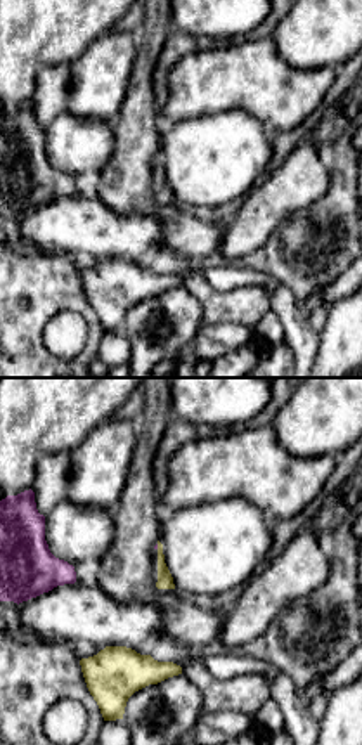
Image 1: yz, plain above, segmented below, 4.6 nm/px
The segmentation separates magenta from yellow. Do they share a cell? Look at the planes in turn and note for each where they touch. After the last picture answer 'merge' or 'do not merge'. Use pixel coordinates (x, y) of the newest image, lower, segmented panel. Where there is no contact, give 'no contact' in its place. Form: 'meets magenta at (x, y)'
meets magenta at (156, 546)

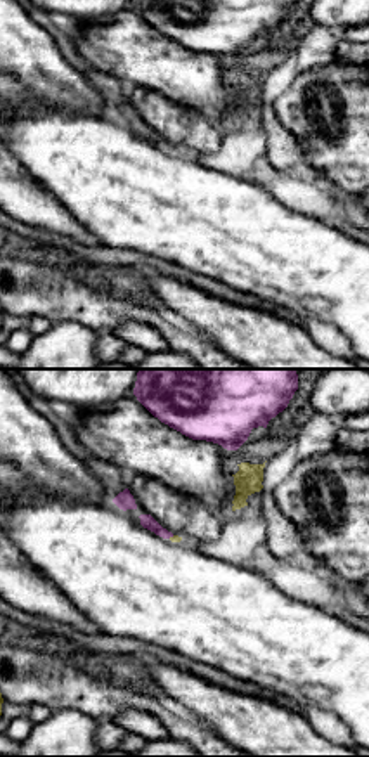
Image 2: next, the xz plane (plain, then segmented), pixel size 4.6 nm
meets magenta at (170, 536)

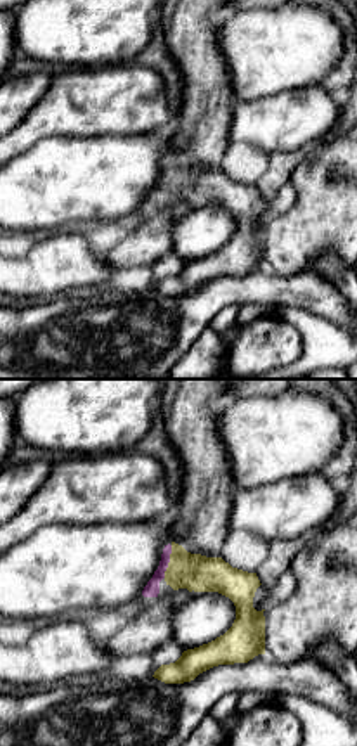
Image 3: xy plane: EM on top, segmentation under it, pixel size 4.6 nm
meets magenta at (168, 561)

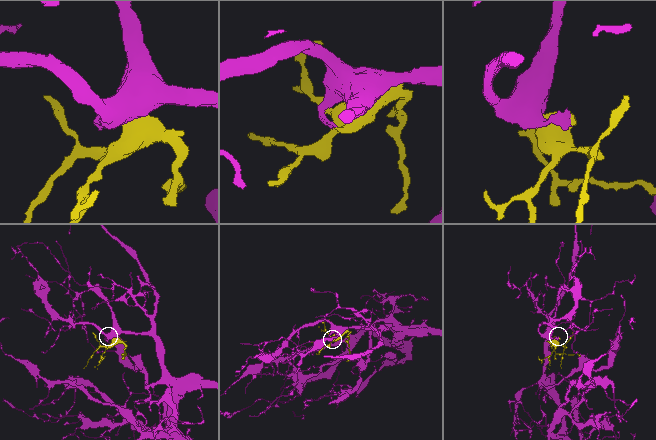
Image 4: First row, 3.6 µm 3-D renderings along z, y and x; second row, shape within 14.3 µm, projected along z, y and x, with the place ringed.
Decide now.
merge

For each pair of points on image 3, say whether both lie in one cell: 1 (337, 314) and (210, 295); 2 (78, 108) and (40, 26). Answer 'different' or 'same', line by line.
1: same
2: different

